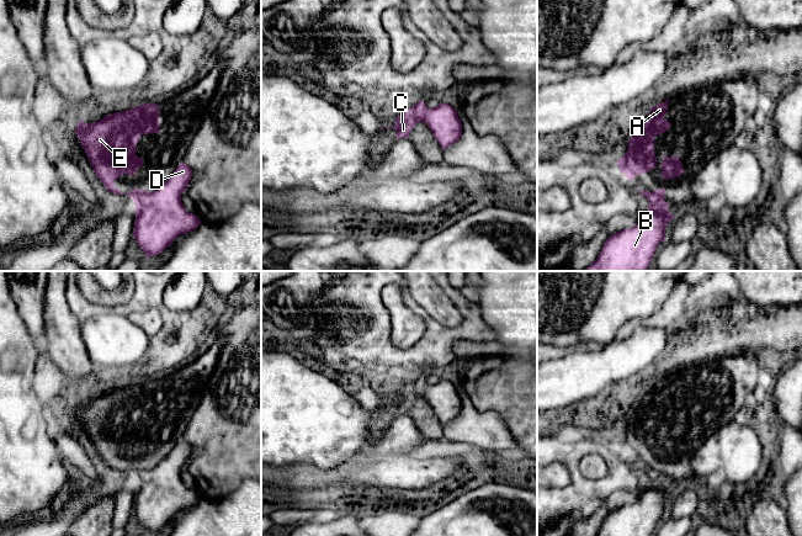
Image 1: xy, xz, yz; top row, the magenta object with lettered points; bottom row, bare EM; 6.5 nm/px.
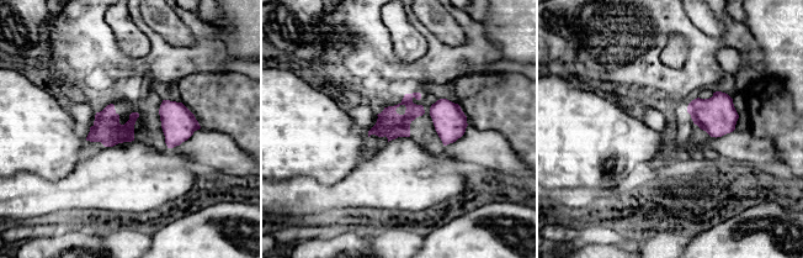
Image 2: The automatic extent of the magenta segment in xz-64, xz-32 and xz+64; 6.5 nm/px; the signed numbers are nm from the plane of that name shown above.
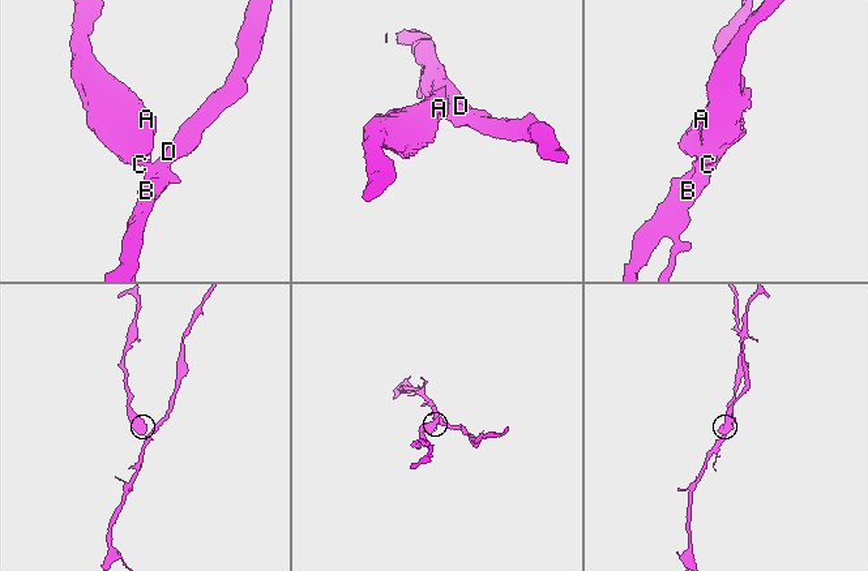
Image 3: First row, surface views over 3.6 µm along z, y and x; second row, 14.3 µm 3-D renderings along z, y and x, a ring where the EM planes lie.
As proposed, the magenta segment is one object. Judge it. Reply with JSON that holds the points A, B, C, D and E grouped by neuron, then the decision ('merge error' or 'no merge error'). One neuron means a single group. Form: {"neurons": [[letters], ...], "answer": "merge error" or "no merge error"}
{"neurons": [["A", "C", "E"], ["B", "D"]], "answer": "merge error"}

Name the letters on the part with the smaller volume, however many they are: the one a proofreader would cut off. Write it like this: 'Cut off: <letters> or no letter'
Cut off: A, C, E

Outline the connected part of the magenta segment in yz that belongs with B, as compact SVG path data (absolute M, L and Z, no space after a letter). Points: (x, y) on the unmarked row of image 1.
M641 467L648 476L648 487L636 503L623 505L606 515L596 536L652 536L659 519L665 516L665 503L674 495L668 487L669 479L648 467Z

